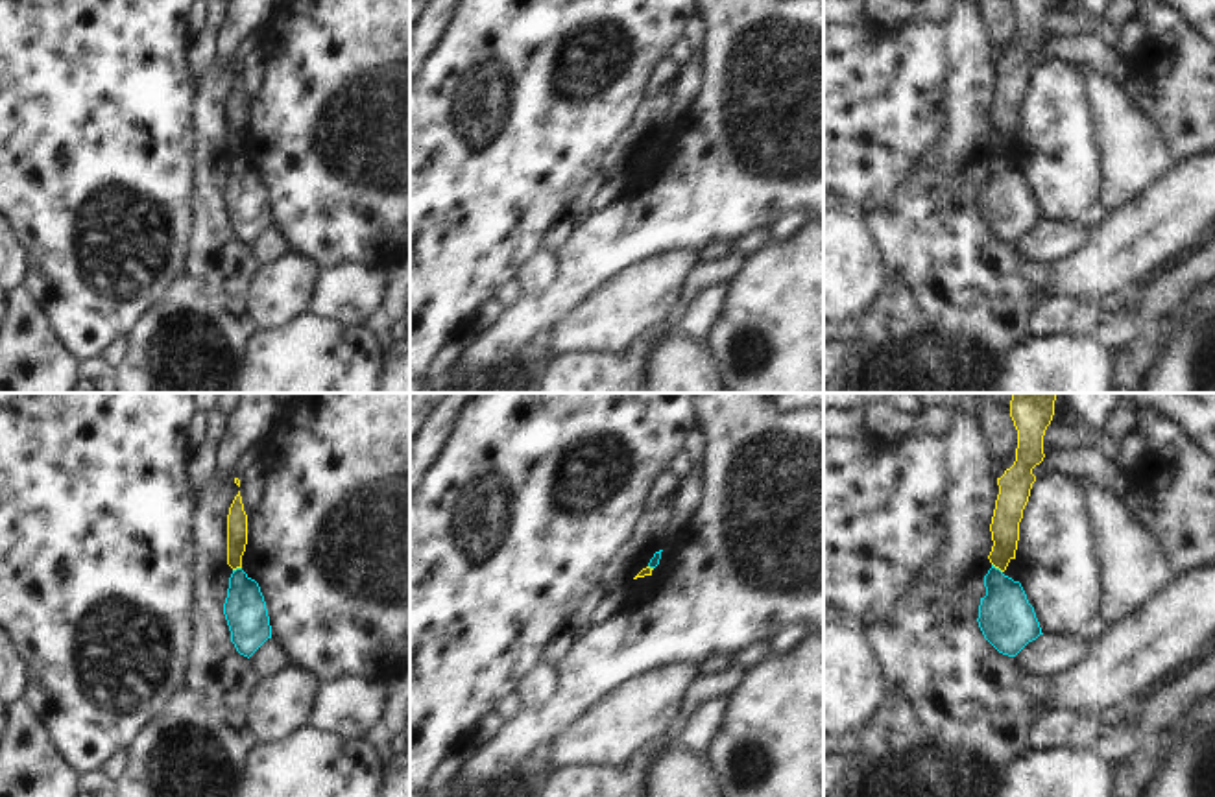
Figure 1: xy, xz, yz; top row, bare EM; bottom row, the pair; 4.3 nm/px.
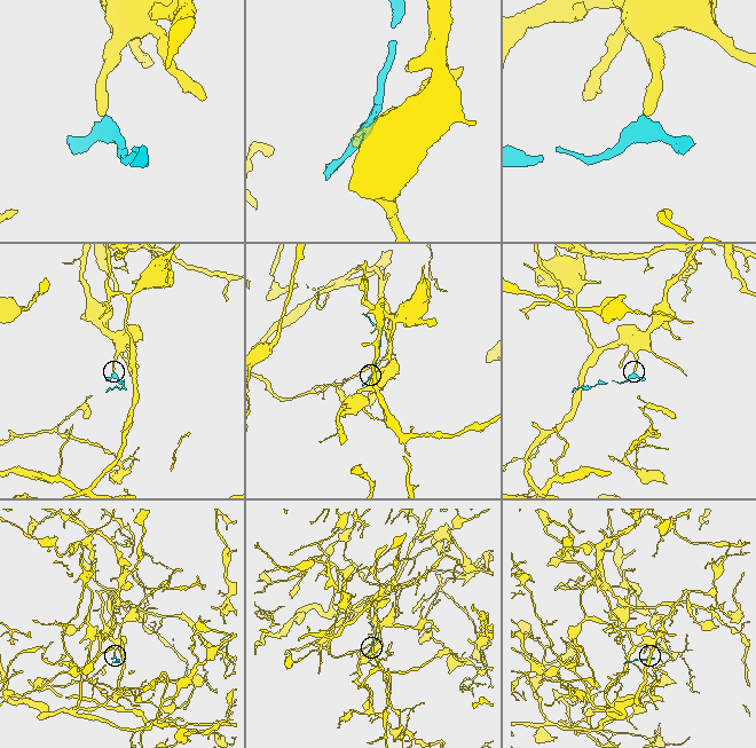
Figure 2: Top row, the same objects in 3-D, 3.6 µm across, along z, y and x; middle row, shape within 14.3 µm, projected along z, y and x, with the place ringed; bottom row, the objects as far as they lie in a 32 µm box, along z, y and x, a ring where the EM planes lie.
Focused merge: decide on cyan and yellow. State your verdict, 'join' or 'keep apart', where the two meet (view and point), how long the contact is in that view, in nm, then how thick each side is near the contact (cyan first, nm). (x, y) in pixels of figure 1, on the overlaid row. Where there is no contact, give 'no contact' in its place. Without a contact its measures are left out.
keep apart; contact yz (998, 569); length 60 nm; calibres 240 and 130 nm

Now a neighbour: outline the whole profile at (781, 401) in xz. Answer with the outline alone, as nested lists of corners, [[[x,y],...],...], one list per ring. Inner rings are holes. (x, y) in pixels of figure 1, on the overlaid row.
[[[768,393],[768,395],[772,397],[772,404],[779,411],[824,406],[824,393]]]

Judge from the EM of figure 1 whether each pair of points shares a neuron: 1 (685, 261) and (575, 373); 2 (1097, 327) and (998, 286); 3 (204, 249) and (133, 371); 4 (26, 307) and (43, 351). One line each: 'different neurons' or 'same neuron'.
1: different neurons
2: different neurons
3: same neuron
4: same neuron

